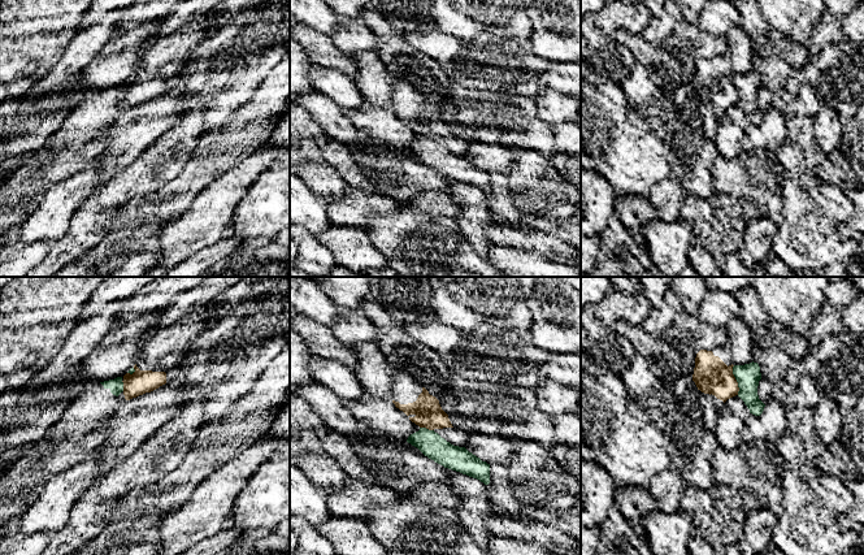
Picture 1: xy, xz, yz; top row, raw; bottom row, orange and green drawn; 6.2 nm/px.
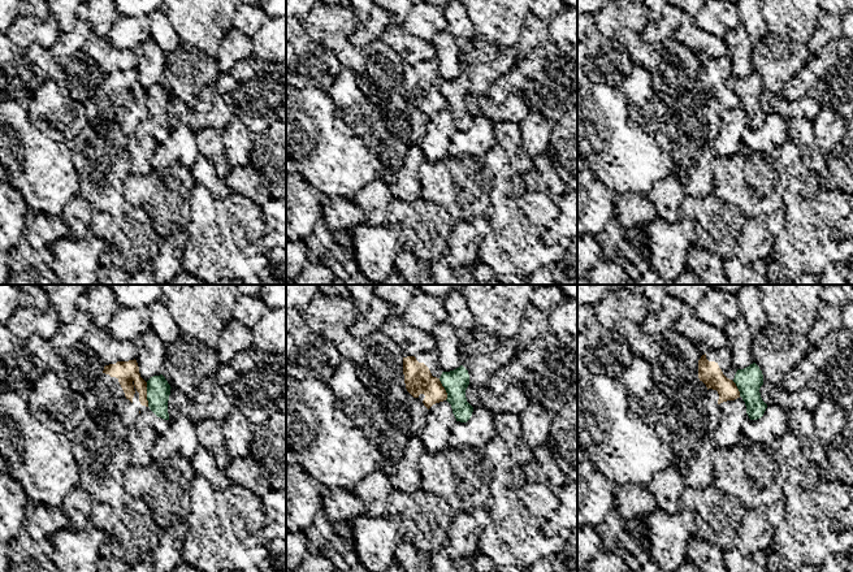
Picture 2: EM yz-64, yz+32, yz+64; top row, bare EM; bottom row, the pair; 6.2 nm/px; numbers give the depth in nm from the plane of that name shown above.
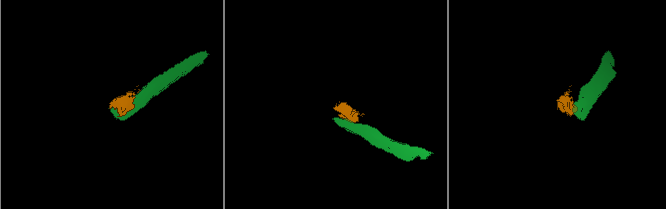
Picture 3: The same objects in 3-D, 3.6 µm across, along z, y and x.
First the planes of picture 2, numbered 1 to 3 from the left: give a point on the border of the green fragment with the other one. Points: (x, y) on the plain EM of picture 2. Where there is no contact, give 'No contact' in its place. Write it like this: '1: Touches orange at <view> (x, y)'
1: Touches orange at yz-64 (146, 103)
2: Touches orange at yz+32 (444, 98)
3: Touches orange at yz+64 (737, 98)

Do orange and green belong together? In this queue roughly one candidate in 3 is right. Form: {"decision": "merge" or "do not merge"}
{"decision": "do not merge"}

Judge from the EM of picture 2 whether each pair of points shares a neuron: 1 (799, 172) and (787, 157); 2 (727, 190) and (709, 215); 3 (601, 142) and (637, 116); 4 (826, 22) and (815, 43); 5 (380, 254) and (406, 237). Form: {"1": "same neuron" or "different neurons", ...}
{"1": "same neuron", "2": "different neurons", "3": "different neurons", "4": "same neuron", "5": "different neurons"}

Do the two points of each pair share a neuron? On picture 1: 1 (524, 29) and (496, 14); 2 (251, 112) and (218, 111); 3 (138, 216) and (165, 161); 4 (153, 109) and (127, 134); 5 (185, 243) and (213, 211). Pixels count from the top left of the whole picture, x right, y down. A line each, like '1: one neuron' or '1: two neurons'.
1: one neuron
2: two neurons
3: two neurons
4: one neuron
5: one neuron

